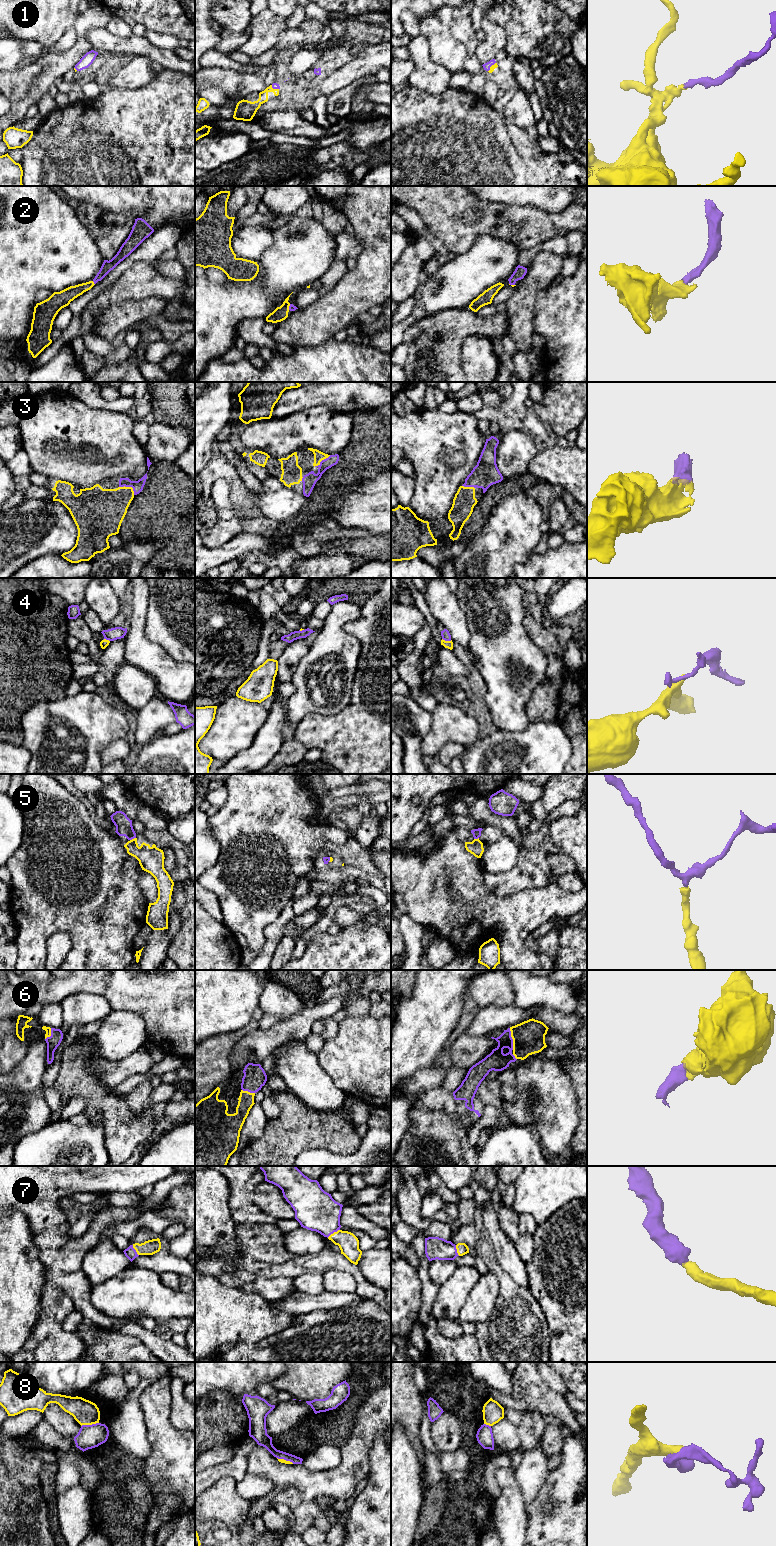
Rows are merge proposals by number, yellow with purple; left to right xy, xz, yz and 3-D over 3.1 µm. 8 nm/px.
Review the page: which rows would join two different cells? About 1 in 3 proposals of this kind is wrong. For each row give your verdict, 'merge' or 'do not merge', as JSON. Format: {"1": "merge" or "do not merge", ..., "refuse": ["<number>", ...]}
{"1": "merge", "2": "merge", "3": "merge", "4": "do not merge", "5": "merge", "6": "merge", "7": "merge", "8": "do not merge", "refuse": ["4", "8"]}

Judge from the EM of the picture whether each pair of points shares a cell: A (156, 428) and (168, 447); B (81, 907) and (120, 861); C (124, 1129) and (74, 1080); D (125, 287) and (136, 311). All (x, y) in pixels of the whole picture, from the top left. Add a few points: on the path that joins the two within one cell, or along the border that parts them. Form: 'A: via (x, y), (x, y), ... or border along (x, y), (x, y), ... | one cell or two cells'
A: via (158, 433), (167, 442) | one cell
B: via (91, 896), (91, 890), (109, 872) | one cell
C: via (112, 1116), (87, 1091) | one cell
D: border along (154, 296), (124, 299), (109, 307) | two cells

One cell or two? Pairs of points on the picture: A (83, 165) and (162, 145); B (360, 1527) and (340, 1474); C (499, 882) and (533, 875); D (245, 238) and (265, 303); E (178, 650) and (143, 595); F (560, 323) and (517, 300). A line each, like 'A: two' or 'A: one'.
A: one
B: two
C: one
D: two
E: two
F: two

